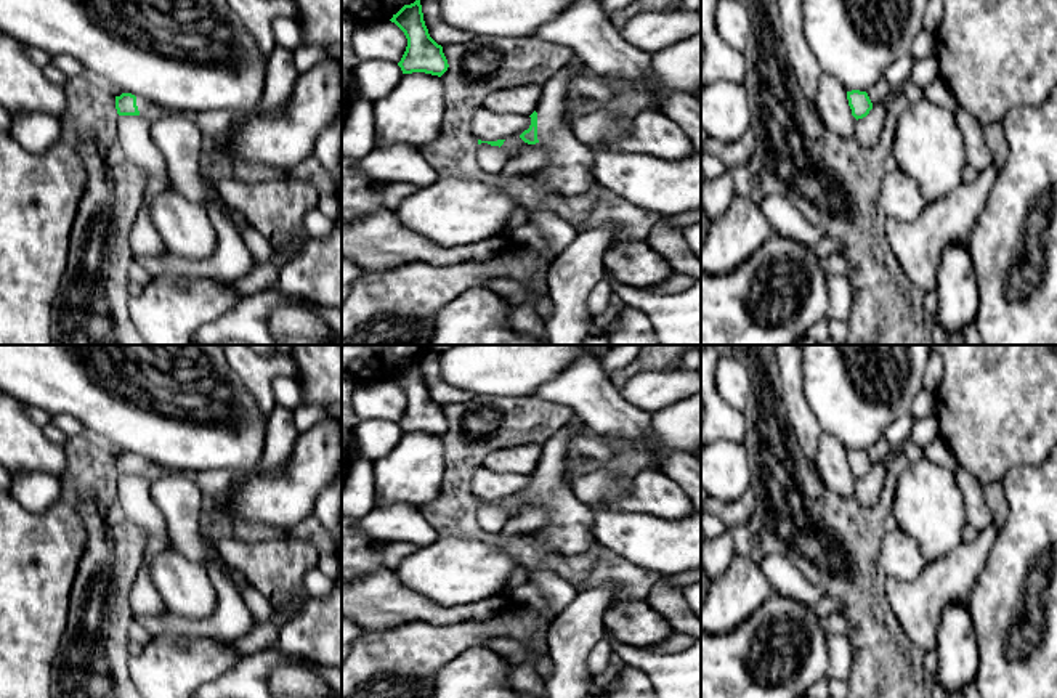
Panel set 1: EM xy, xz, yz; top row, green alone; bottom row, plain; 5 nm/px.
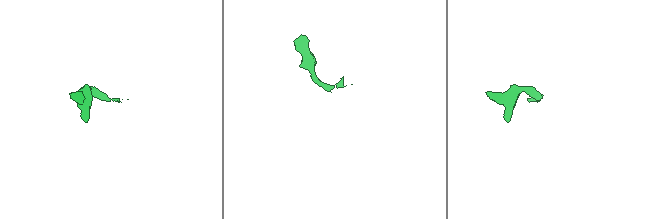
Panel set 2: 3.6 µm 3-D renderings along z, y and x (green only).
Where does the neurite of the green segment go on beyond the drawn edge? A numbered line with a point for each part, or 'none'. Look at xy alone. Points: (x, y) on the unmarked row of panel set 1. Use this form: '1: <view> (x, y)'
1: xy (149, 470)

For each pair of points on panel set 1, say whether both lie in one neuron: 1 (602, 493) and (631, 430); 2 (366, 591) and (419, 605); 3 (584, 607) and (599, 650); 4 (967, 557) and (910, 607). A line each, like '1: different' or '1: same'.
1: different
2: same
3: different
4: same

